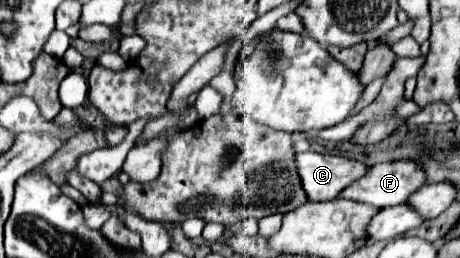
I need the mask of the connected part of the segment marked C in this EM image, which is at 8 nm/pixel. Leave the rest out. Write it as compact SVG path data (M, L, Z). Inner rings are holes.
M314 151L296 155L302 187L310 201L330 201L340 197L346 185L364 177L366 165L338 155L322 155Z

